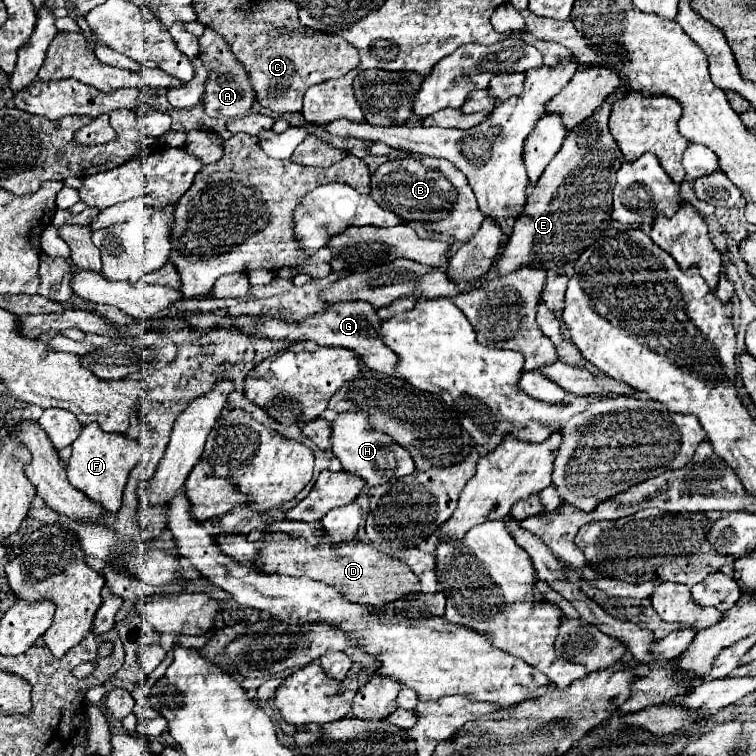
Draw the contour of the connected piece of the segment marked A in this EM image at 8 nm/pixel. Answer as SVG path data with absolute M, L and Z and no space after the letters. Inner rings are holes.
M206 29L198 41L200 57L210 71L204 91L204 111L210 117L244 117L254 103L254 91L248 85L248 75L244 73L244 67L232 57L232 53L228 53L228 45L224 45L224 39L216 37L212 29Z

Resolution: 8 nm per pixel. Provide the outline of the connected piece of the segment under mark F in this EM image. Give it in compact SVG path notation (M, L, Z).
M88 423L82 427L78 439L72 443L72 457L66 467L70 483L86 493L92 501L102 503L102 507L110 513L116 513L122 505L122 491L130 477L130 471L138 463L148 463L150 449L140 445L136 439L128 439L122 433L106 433L96 423Z

